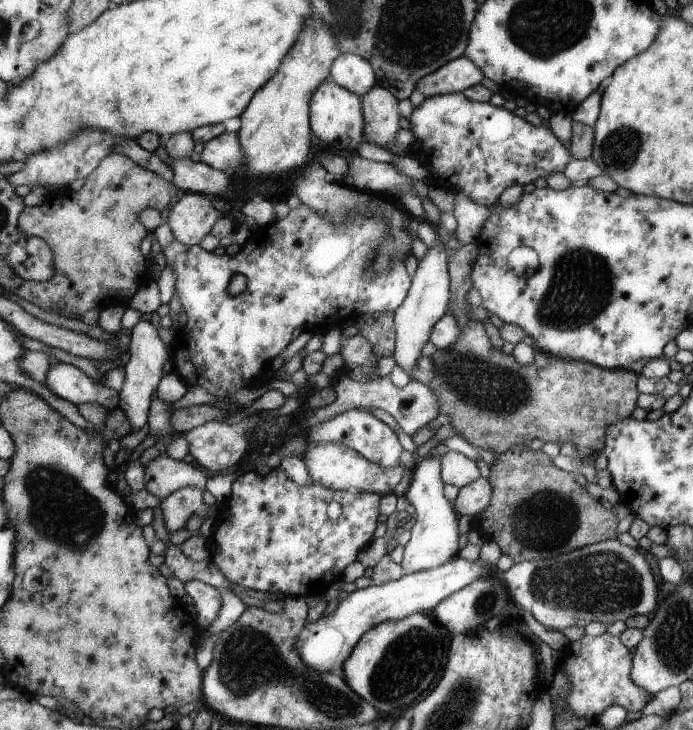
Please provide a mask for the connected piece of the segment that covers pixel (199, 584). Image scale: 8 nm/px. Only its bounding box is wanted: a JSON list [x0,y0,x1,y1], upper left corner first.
[185,580,222,630]

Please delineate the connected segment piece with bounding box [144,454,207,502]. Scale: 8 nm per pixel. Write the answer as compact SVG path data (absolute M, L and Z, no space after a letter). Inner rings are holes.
M159 455L145 468L145 489L162 502L179 488L193 486L204 490L206 475L197 466Z

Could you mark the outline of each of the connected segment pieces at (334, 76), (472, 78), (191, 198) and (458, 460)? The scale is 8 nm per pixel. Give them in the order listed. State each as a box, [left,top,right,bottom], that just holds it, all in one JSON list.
[[330,52,378,97],[416,54,484,97],[168,192,222,247],[441,451,480,488]]

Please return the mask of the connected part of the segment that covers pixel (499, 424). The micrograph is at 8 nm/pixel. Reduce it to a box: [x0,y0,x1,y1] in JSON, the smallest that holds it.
[428,243,639,456]

